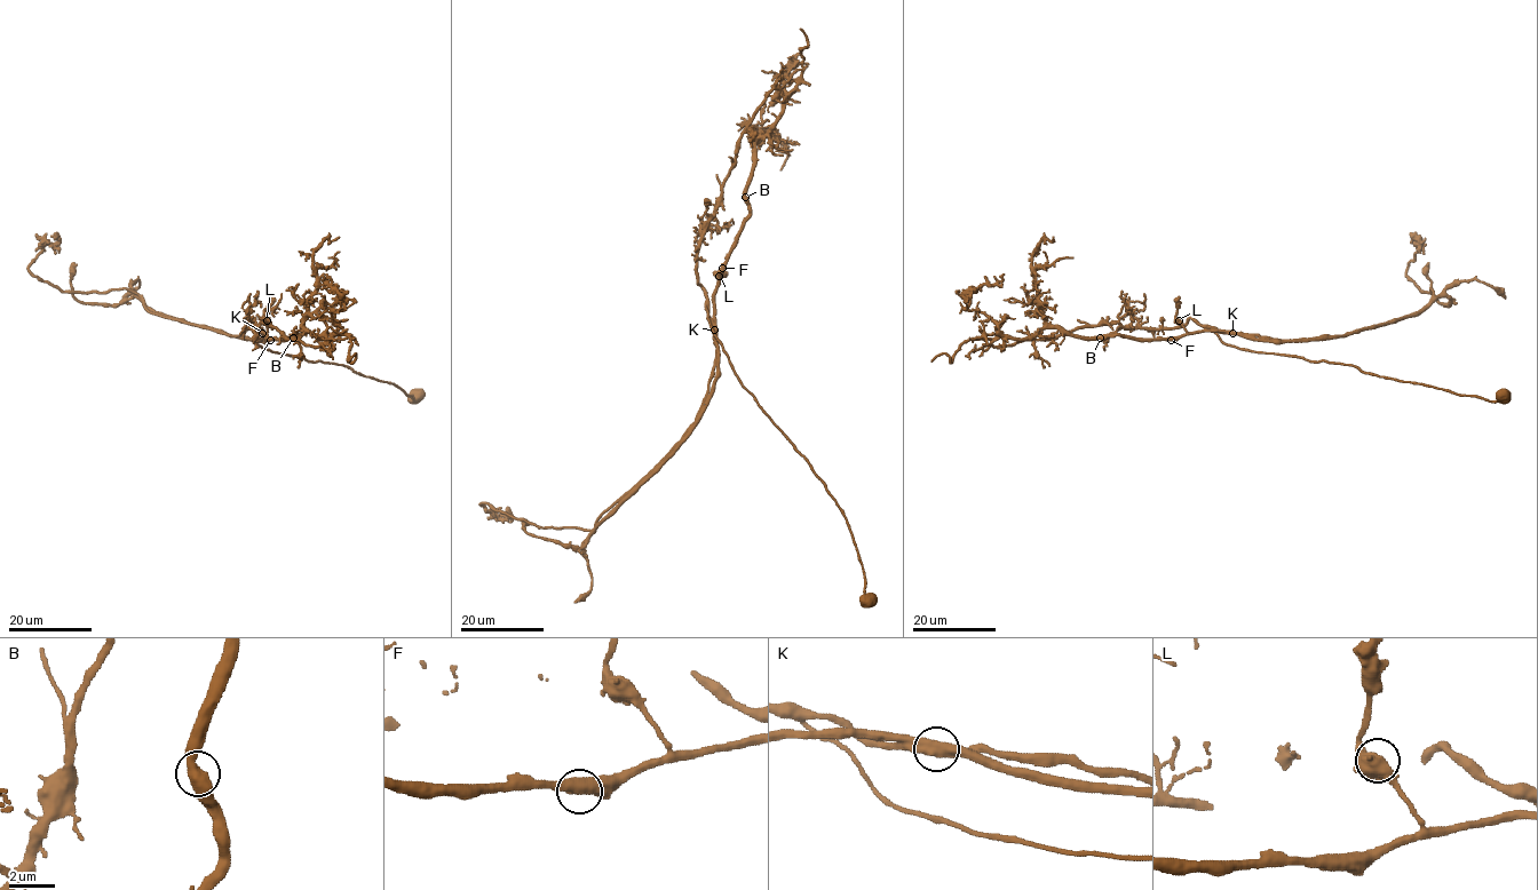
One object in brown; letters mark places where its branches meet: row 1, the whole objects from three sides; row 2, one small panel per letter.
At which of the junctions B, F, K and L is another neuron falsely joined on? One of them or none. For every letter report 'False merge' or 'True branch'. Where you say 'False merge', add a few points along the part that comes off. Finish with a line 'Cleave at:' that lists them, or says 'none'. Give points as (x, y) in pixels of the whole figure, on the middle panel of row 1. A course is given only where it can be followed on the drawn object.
B: True branch
F: True branch
K: False merge. Course of the part to remove: (715, 330), (712, 378), (696, 420), (596, 526), (538, 526), (481, 503), (498, 518), (509, 516), (506, 507)
L: True branch
Cleave at: K

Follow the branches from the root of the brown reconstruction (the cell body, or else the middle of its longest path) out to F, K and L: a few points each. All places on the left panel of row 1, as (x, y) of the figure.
F: (413, 394), (412, 402), (394, 383), (343, 365), (264, 349), (255, 341), (253, 328), (270, 340)
K: (413, 394), (412, 402), (394, 383), (343, 365), (264, 349), (255, 341), (253, 328), (263, 333)
L: (413, 394), (412, 402), (394, 383), (343, 365), (264, 349), (255, 341), (253, 328), (264, 333), (267, 320)

